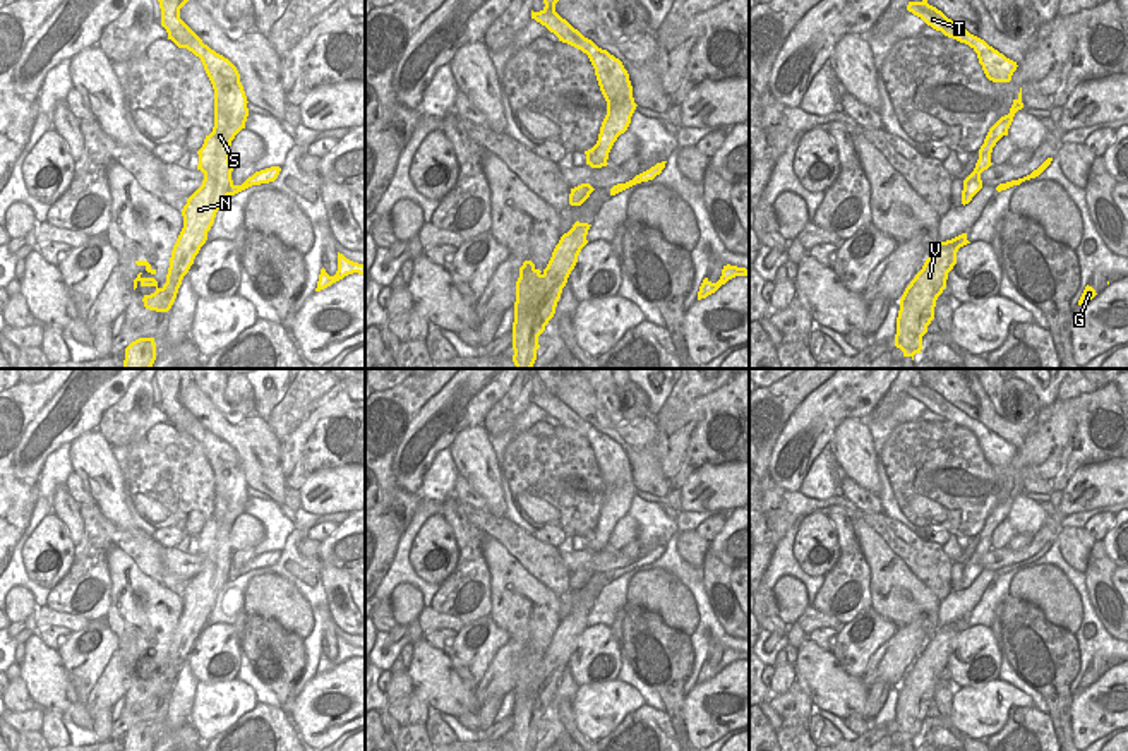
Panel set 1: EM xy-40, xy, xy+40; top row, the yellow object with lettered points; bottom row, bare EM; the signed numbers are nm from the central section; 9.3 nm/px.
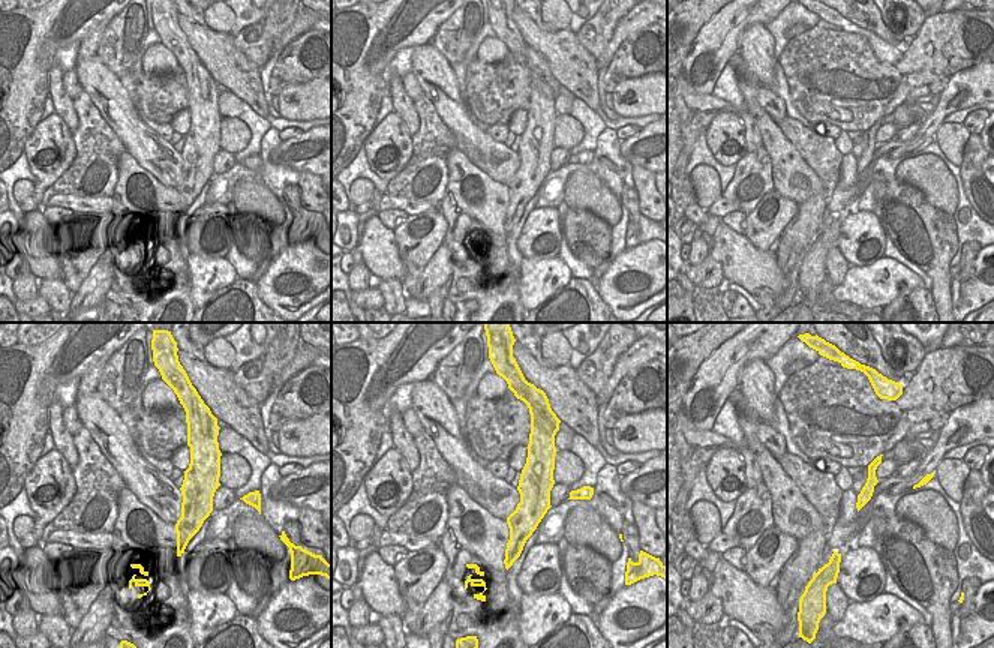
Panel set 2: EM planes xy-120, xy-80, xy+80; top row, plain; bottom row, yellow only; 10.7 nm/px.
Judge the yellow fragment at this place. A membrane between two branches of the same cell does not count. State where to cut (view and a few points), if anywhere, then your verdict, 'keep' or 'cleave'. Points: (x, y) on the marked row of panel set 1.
no cut | keep

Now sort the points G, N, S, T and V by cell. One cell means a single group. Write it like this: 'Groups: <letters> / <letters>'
Groups: G N S T V

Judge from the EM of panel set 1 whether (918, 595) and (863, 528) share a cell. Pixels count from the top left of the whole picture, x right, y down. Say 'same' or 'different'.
same

